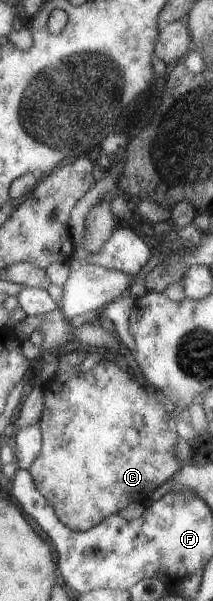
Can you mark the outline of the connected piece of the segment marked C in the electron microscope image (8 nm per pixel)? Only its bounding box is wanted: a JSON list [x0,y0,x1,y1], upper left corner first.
[28,353,182,531]

